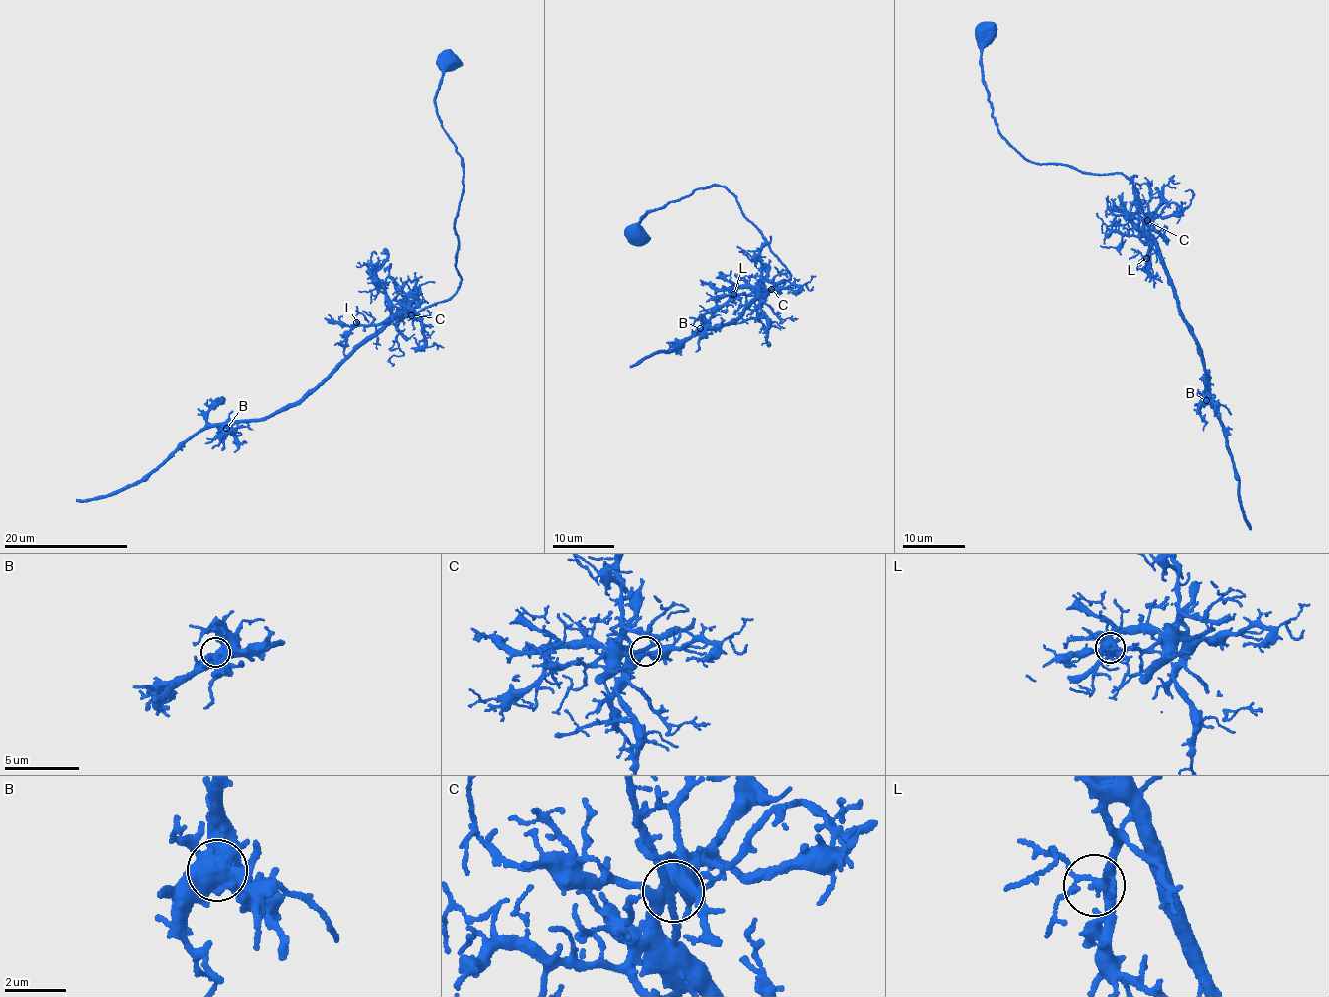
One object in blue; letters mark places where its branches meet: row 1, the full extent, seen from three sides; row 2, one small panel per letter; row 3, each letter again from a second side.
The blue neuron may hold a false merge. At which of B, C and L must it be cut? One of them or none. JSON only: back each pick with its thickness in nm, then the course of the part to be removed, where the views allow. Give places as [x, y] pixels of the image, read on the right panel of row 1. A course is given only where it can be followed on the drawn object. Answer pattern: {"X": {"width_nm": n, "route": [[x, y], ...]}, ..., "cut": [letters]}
{"cut": []}

